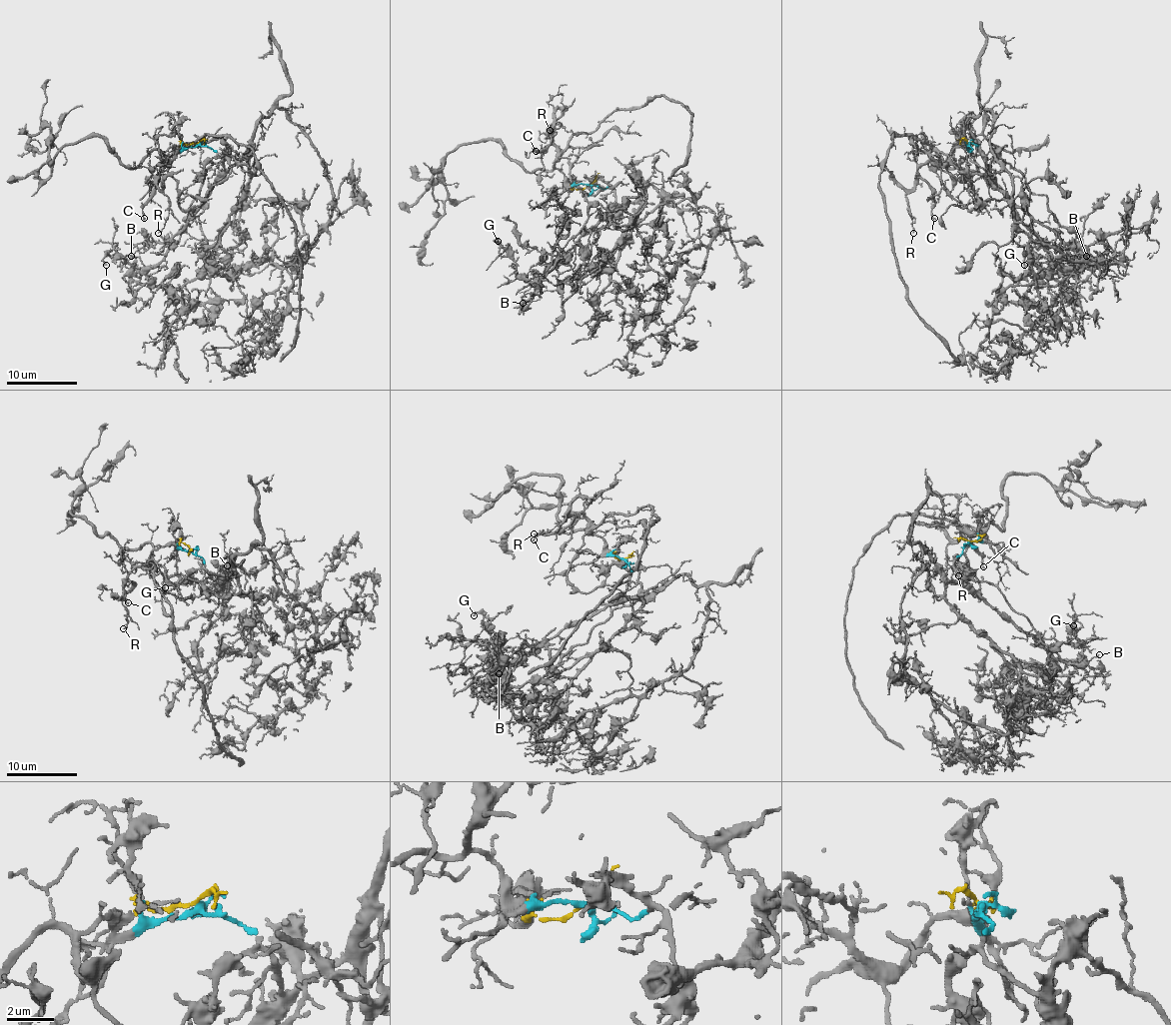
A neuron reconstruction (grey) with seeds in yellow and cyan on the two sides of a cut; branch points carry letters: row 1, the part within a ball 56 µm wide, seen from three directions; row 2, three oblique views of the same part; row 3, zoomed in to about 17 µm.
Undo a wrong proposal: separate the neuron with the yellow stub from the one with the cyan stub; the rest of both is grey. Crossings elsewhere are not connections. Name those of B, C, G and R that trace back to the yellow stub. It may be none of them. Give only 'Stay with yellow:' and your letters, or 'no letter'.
Stay with yellow: C, R

